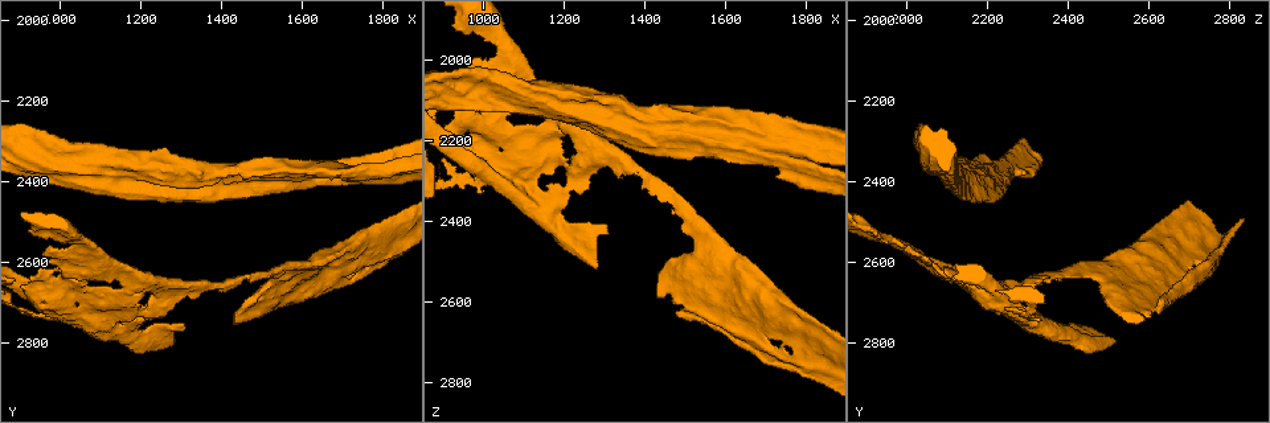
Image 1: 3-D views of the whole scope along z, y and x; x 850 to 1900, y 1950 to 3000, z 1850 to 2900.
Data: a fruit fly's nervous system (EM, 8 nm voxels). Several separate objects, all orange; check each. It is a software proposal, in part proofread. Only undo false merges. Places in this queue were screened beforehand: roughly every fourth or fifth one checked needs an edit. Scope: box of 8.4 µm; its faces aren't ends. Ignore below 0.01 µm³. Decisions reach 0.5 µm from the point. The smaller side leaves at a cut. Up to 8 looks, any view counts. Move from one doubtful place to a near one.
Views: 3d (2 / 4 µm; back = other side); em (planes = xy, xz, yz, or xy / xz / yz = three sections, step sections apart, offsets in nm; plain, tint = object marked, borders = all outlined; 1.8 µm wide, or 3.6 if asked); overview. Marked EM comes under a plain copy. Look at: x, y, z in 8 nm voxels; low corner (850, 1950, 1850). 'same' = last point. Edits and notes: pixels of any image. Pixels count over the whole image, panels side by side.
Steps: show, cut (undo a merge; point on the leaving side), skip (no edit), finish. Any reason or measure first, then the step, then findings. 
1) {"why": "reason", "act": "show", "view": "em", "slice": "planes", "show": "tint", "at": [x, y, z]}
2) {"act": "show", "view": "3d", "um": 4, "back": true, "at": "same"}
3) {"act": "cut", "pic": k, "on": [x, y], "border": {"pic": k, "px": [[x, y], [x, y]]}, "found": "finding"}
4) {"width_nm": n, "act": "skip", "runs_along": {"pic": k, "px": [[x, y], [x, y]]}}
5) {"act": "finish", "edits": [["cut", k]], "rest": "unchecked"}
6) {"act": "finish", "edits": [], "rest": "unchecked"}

{"why": "sharp bend", "act": "show", "view": "3d", "um": 4, "at": [1250, 2700, 2265]}

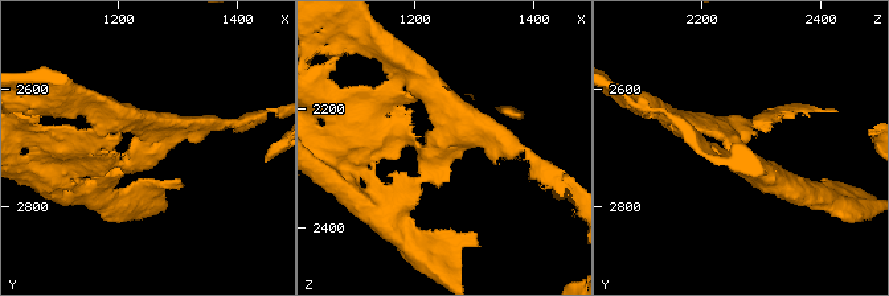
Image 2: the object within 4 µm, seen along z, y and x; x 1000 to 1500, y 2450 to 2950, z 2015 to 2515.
{"why": "now the EM", "act": "show", "view": "em", "slice": "xy", "step": 8, "show": "tint", "at": [1250, 2700, 2265]}

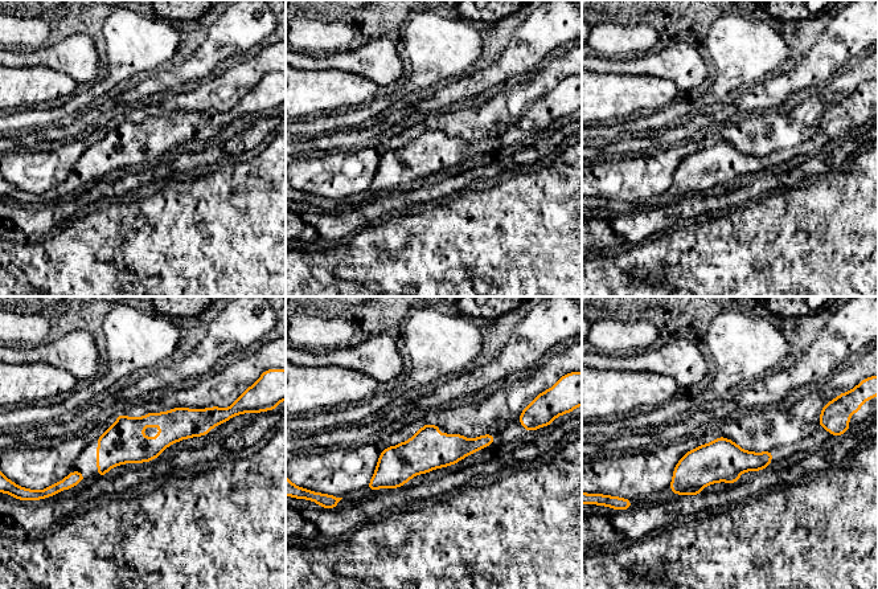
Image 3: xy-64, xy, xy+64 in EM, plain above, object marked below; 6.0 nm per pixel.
{"act": "skip", "runs_along": {"pic": 3, "px": [[491, 437], [426, 450], [372, 486]]}, "found": "continuous, no second cell"}

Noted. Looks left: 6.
{"why": "sharp bend", "act": "show", "view": "3d", "um": 4, "at": [970, 2635, 2120]}

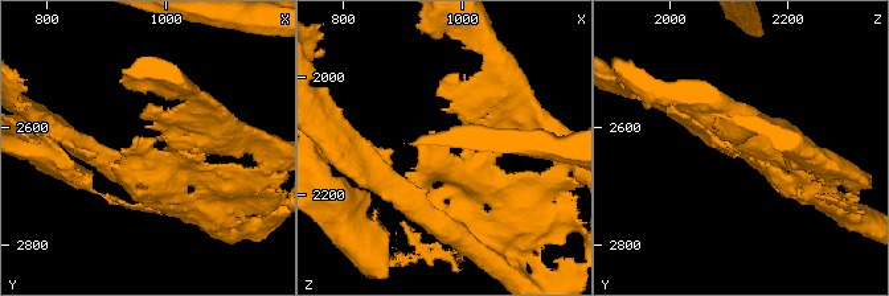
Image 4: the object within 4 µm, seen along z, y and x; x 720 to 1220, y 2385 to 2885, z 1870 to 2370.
{"act": "show", "view": "em", "um": 3.6, "slice": "yz", "step": 8, "show": "tint", "at": [970, 2630, 2120]}

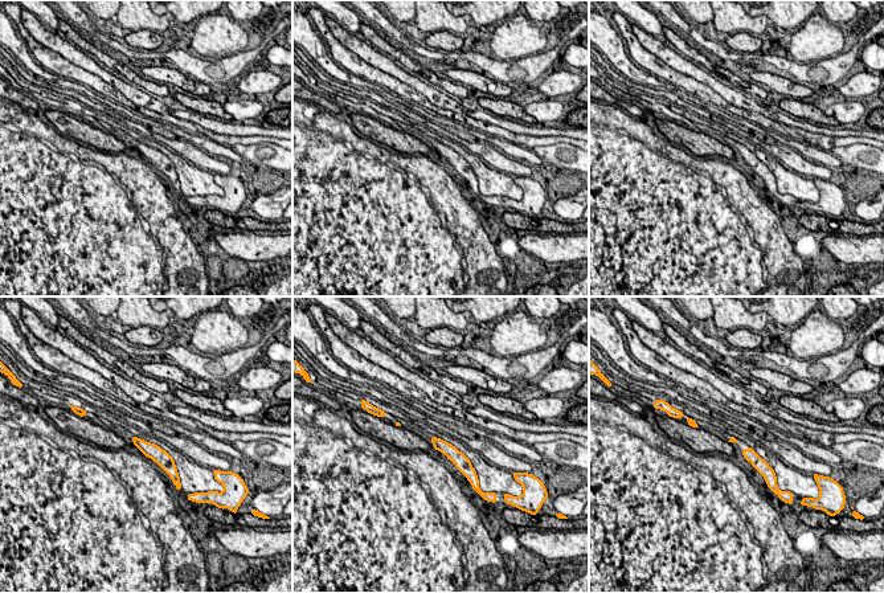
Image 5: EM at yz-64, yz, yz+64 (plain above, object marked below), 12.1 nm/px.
{"act": "show", "view": "em", "um": 3.6, "slice": "planes", "show": "tint", "at": "same"}

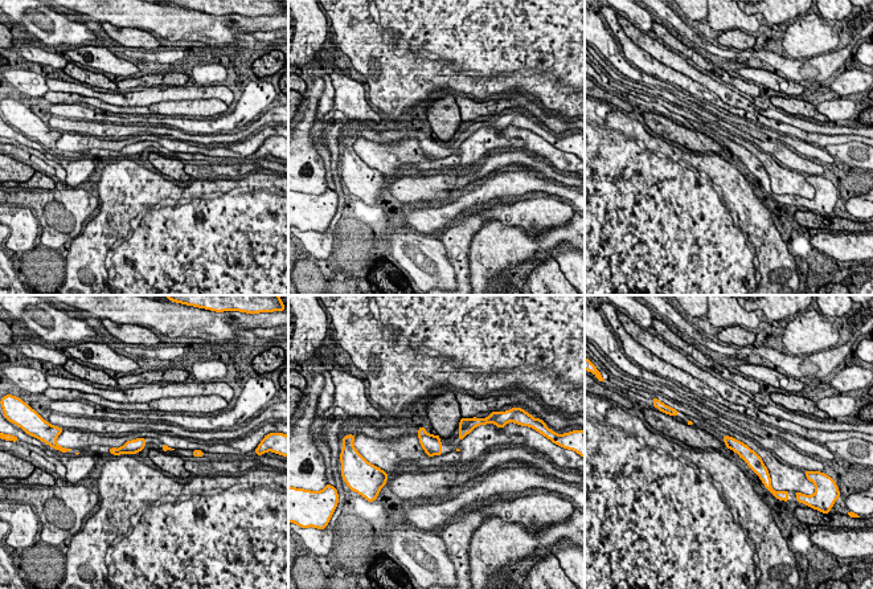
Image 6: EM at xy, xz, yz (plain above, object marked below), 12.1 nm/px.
{"width_nm": 160, "act": "skip", "found": "all the same cell"}

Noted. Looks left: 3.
{"why": "arms part here", "act": "show", "view": "em", "slice": "yz", "step": 8, "show": "tint", "at": [1545, 2625, 2420]}

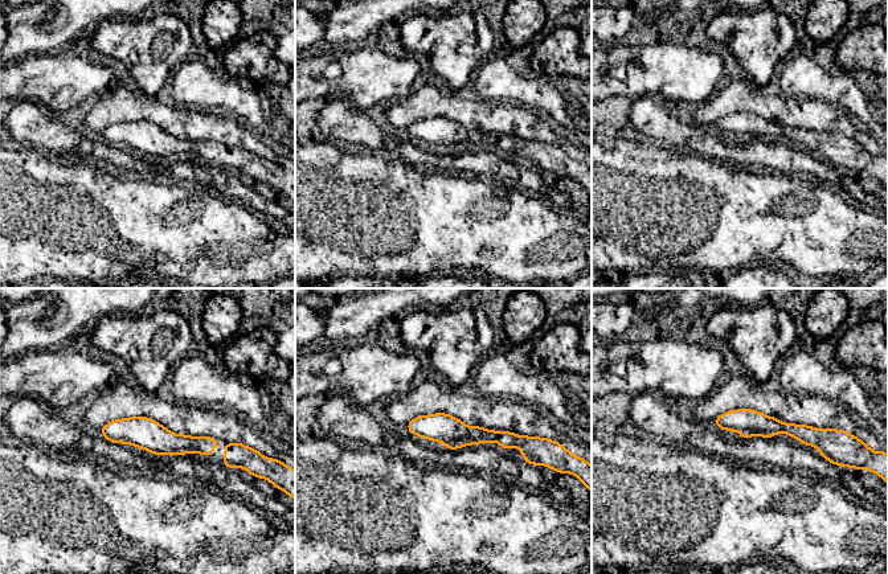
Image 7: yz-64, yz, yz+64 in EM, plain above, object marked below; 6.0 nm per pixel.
{"why": "another direction", "act": "show", "view": "em", "slice": "planes", "show": "borders", "at": "same"}

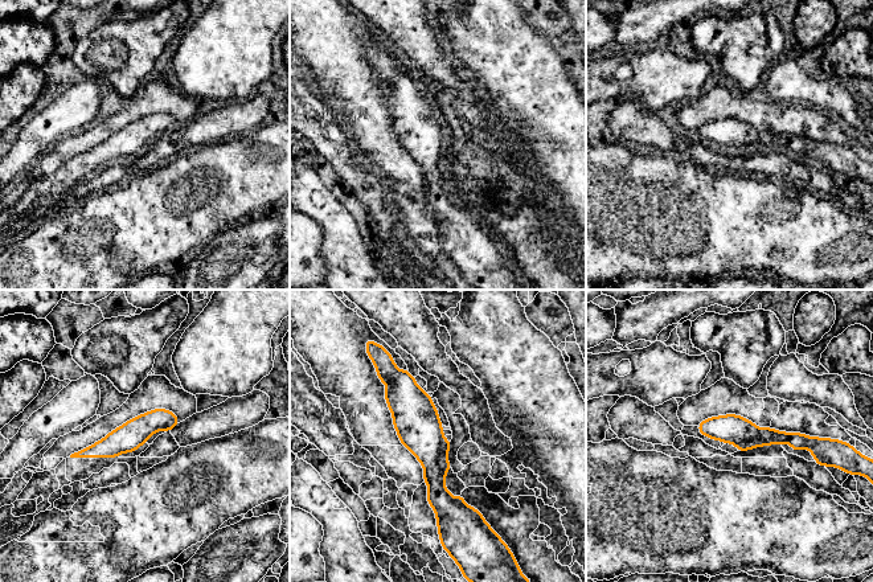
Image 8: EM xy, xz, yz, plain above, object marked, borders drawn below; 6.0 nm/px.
{"width_nm": 170, "act": "skip", "found": "continuous, no second cell"}

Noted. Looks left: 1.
{"act": "finish", "edits": [], "rest": "unchecked"}

